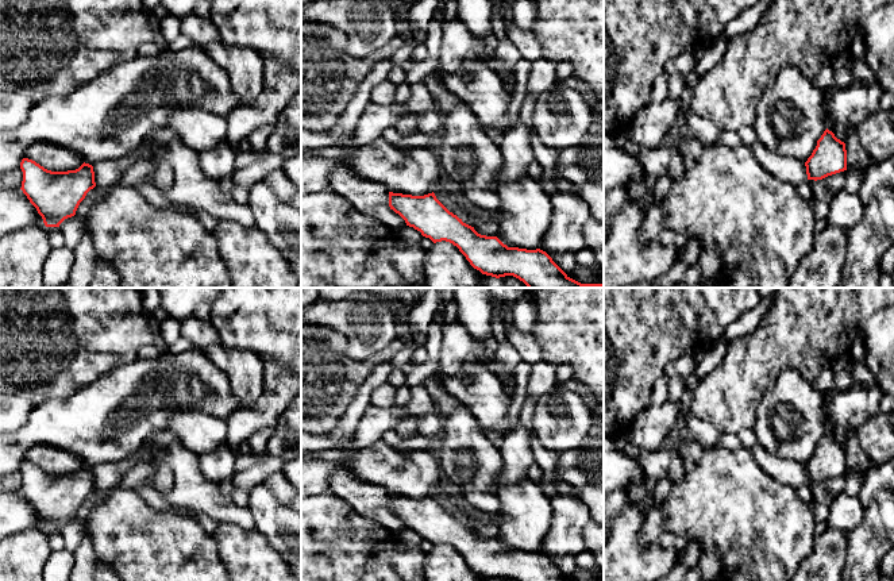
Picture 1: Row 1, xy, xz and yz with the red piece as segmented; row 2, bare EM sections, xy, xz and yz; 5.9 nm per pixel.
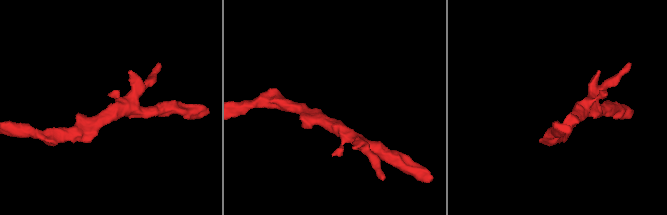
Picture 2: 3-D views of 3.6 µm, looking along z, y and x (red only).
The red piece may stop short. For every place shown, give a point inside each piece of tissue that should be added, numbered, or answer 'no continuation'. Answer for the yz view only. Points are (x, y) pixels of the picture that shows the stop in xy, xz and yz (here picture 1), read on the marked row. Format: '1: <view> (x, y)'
no continuation

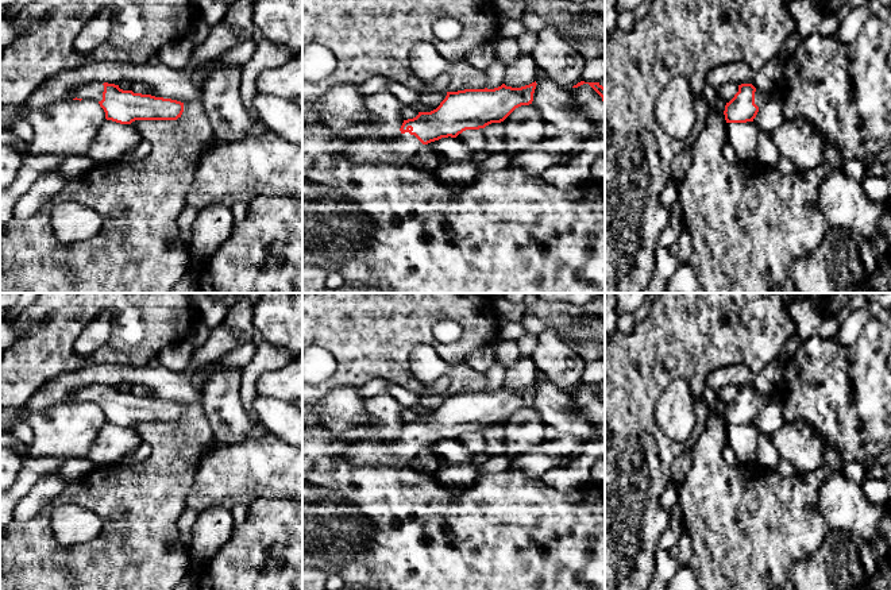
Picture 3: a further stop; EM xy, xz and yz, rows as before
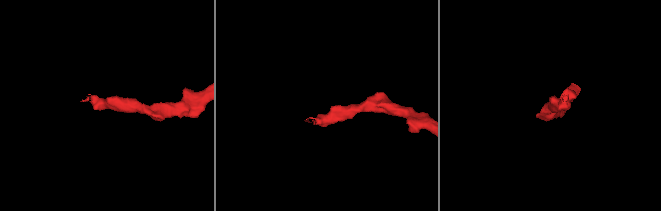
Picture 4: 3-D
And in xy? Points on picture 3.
1: xy (93, 91)

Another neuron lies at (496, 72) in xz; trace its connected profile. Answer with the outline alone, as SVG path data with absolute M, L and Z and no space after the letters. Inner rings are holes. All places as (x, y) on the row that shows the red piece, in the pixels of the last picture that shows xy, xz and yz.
M495 59L486 70L486 78L487 78L487 84L486 88L487 89L494 89L498 88L504 84L504 77L506 73L506 65L504 65L501 61Z

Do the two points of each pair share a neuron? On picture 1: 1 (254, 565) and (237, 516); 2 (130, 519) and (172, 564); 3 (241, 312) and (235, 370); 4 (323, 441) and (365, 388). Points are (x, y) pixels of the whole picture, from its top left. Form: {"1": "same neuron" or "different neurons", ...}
{"1": "different neurons", "2": "same neuron", "3": "different neurons", "4": "same neuron"}

